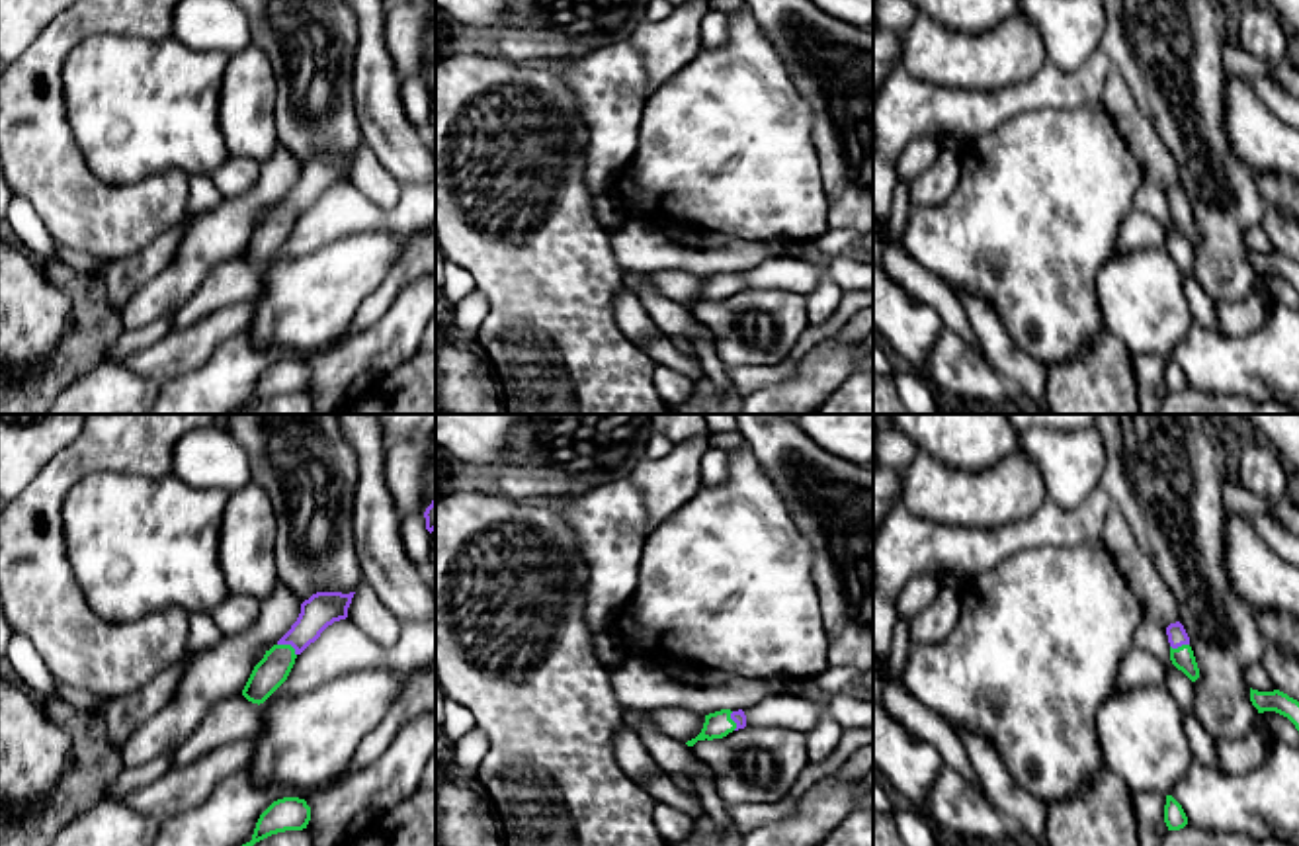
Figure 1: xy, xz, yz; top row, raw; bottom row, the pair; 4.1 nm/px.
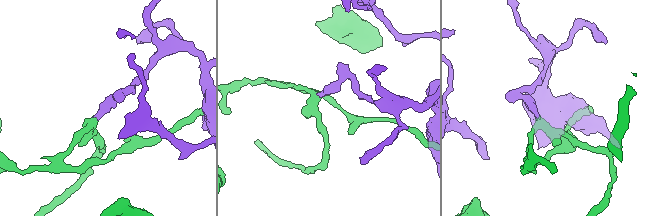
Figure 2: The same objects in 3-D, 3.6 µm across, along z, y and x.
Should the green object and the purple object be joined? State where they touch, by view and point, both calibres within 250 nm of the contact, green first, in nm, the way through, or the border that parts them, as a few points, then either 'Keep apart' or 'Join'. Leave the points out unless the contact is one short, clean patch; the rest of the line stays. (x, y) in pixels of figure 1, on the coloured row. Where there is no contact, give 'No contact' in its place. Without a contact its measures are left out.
Touches green at xy (290, 645). Thickness 140 nm (green) against 140 nm. Keep apart

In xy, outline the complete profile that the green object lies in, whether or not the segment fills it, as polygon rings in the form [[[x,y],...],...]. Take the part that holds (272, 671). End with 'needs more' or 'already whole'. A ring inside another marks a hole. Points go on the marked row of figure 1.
[[[273,645],[254,666],[242,696],[252,703],[264,703],[287,680],[295,658],[291,645]]]; already whole

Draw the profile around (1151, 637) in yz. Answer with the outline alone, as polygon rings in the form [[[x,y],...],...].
[[[1145,615],[1137,627],[1135,645],[1147,653],[1152,653],[1164,664],[1170,660],[1166,629]]]

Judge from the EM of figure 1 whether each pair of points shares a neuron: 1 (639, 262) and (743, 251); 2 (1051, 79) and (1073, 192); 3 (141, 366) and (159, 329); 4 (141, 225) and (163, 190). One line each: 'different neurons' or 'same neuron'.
1: same neuron
2: different neurons
3: different neurons
4: same neuron

